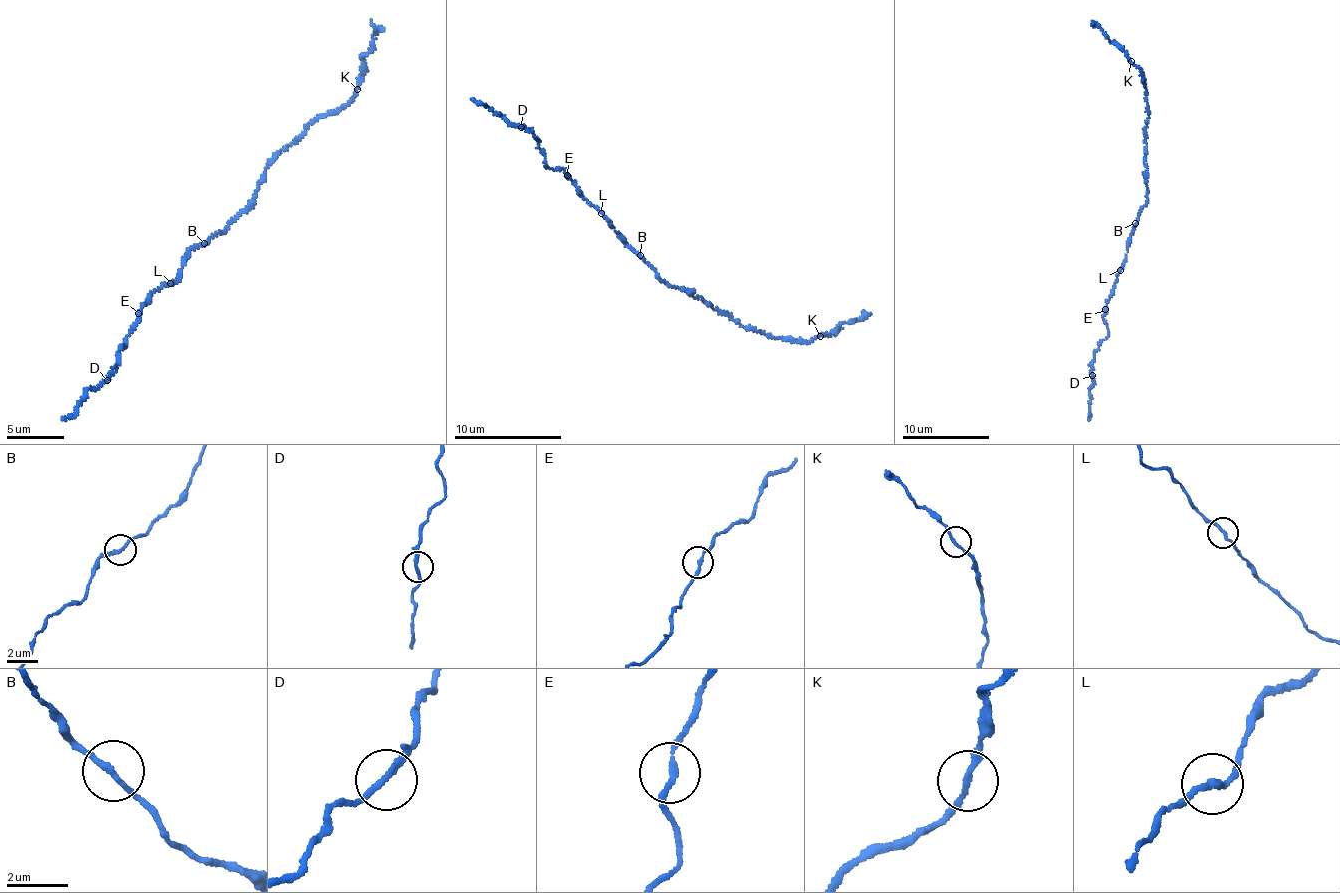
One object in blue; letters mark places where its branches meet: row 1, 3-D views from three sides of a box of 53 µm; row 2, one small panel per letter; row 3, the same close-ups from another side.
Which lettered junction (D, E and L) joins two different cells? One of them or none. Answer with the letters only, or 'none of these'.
none of these

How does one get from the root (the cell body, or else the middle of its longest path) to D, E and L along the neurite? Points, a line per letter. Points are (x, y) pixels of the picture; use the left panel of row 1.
D: (217, 236), (187, 251), (180, 279), (151, 294), (151, 302), (141, 309), (119, 352), (116, 372), (107, 380)
E: (217, 236), (187, 251), (180, 279), (151, 294), (150, 303), (138, 313)
L: (217, 236), (187, 251), (181, 275), (169, 282)

